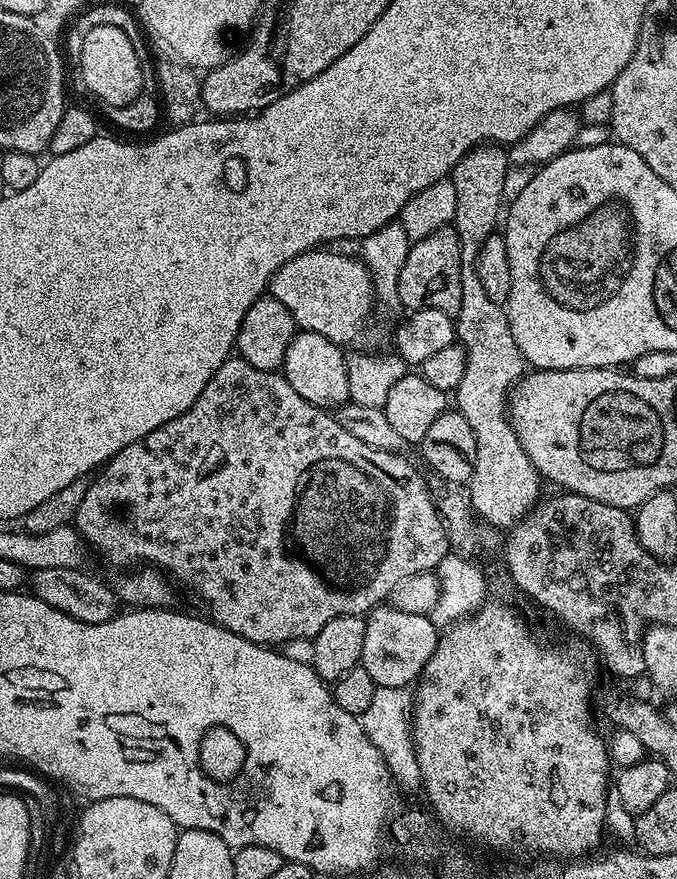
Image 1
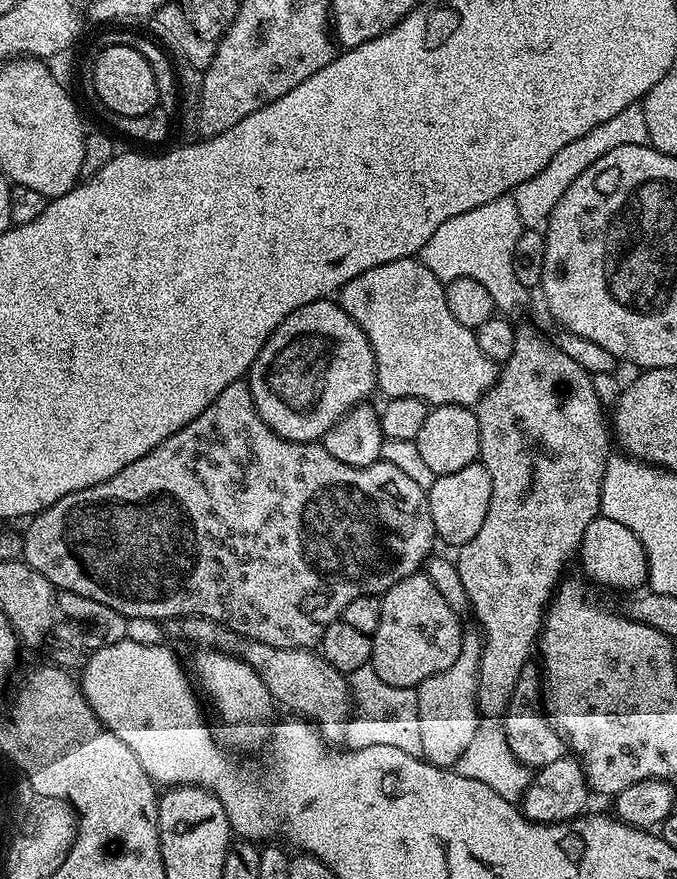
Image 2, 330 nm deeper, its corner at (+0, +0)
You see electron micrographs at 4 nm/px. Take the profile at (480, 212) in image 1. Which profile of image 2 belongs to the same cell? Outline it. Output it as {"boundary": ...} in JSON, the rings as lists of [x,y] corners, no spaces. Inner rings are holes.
{"boundary":[[[520,328],[516,333],[514,342],[514,354],[510,354],[508,361],[499,369],[496,381],[492,384],[491,390],[482,397],[474,406],[478,418],[478,438],[480,439],[479,463],[490,470],[490,510],[486,510],[486,519],[482,522],[478,534],[470,538],[470,542],[459,545],[460,557],[455,557],[454,563],[461,575],[465,592],[468,595],[468,603],[471,610],[476,611],[476,620],[480,623],[479,631],[482,633],[483,644],[480,649],[480,673],[478,674],[478,694],[476,695],[476,711],[488,722],[496,722],[503,717],[506,706],[514,694],[514,686],[518,682],[518,674],[522,674],[525,664],[529,663],[531,654],[534,652],[534,645],[537,643],[540,634],[540,625],[544,623],[544,614],[552,599],[562,577],[565,575],[564,567],[568,559],[577,555],[582,534],[586,534],[586,526],[594,522],[600,515],[600,487],[606,470],[606,462],[610,455],[608,440],[610,444],[610,428],[606,423],[606,412],[603,412],[600,395],[594,390],[593,375],[578,362],[566,358],[562,350],[556,347],[555,343],[543,340],[532,328]]]}

